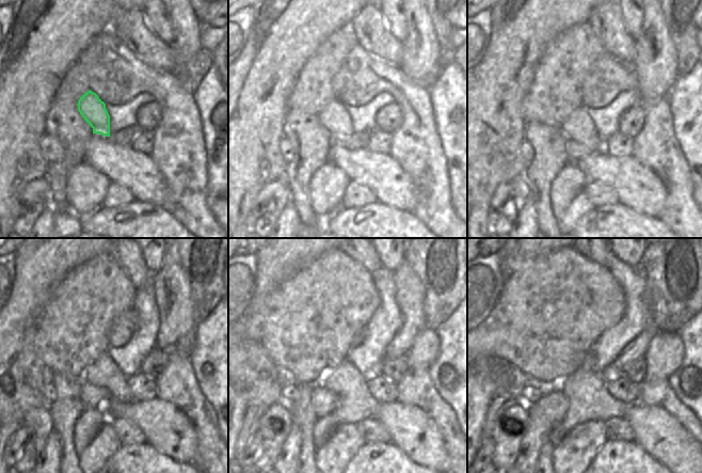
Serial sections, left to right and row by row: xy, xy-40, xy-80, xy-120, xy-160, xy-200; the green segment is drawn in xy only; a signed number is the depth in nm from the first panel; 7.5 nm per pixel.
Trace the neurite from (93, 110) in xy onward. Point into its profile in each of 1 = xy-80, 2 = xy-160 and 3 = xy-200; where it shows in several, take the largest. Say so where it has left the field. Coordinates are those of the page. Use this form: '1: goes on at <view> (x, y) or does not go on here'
1: goes on at xy-80 (578, 127)
2: goes on at xy-160 (355, 404)
3: goes on at xy-200 (586, 391)

